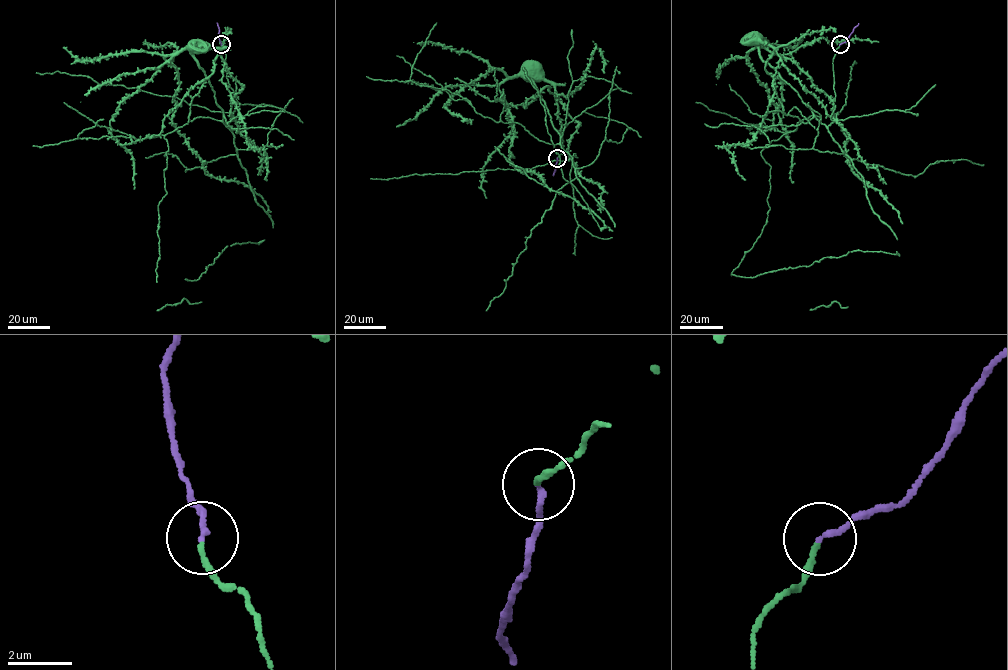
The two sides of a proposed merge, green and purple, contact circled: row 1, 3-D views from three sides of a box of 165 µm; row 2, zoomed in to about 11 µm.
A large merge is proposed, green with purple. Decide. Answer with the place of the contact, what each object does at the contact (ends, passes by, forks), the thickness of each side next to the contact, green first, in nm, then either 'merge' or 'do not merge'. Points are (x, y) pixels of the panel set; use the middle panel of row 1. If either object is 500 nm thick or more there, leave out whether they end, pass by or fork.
place (557, 158); green ends; purple ends; calibres 150 and 180 nm; merge

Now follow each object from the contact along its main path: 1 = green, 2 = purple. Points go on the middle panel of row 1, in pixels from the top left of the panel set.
1: (557, 158), (577, 157), (561, 147), (533, 82), (505, 79), (509, 160), (612, 231)
2: (557, 158), (553, 175)

